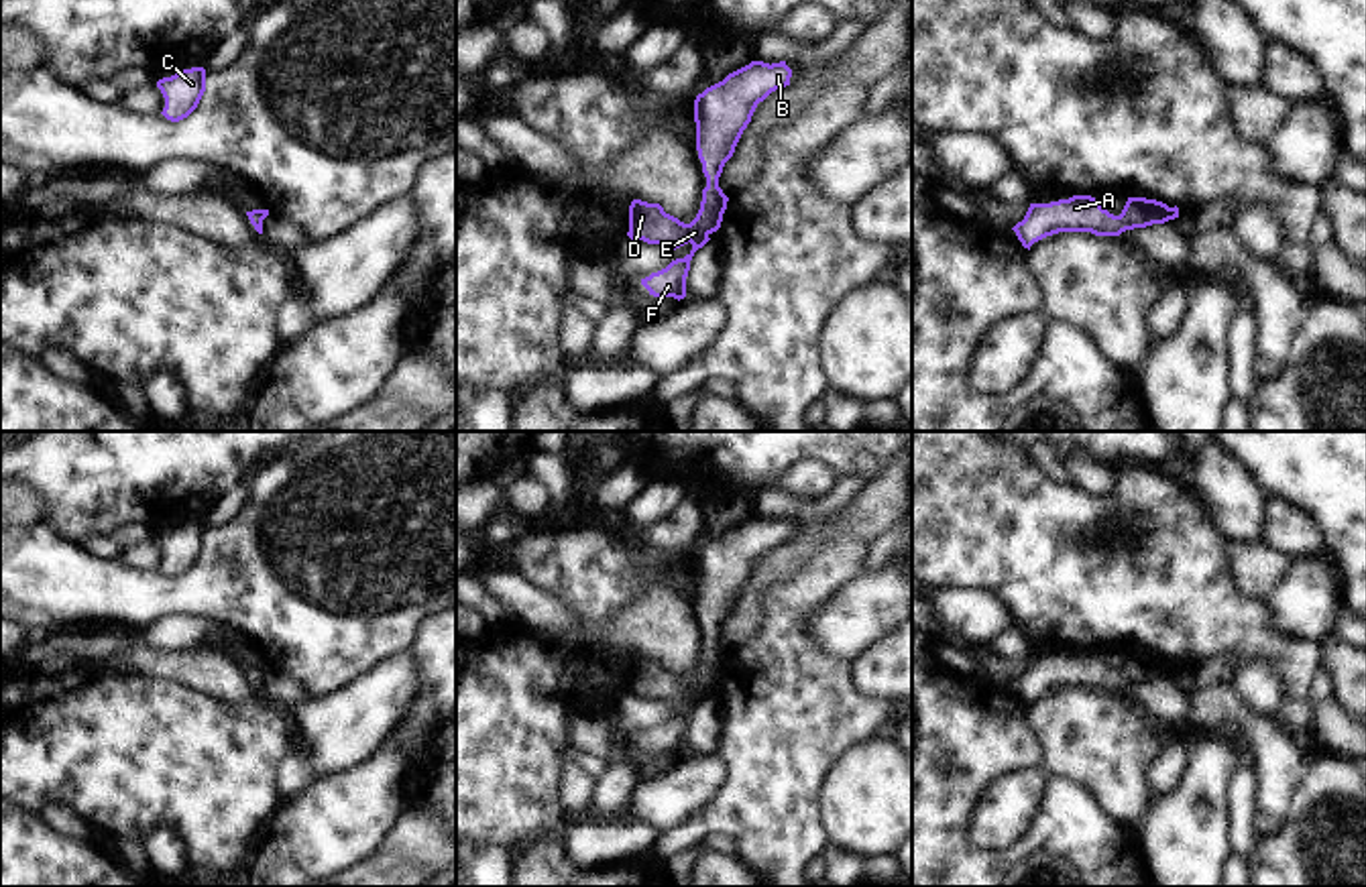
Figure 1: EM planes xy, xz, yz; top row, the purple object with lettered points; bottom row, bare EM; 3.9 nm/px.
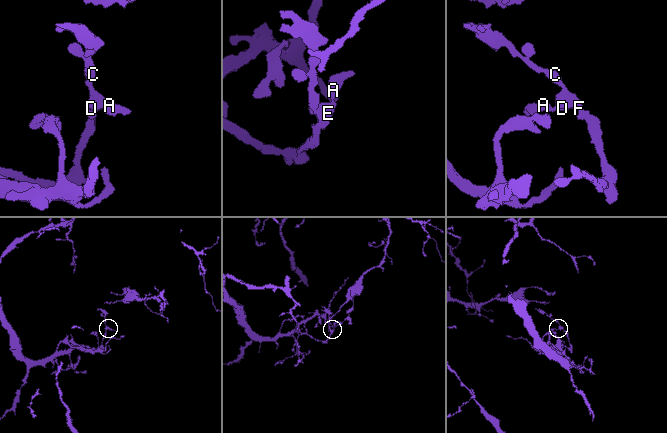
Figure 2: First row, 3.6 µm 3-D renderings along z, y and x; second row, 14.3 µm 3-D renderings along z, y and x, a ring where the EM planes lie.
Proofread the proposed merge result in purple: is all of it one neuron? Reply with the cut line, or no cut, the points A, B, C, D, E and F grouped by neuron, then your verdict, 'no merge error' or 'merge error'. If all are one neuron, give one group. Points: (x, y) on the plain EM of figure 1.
no cut | A B C D E F | no merge error

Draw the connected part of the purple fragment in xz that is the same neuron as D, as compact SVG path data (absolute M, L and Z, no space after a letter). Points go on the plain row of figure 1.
M786 517L749 521L729 529L723 537L706 543L694 555L696 606L706 633L702 657L696 673L690 679L664 667L660 659L633 655L629 661L631 696L660 700L676 706L692 700L684 714L672 716L666 724L641 734L641 741L653 753L686 753L686 732L690 716L702 704L713 688L721 684L729 653L719 643L719 633L725 618L733 612L735 602L751 578L759 557L772 547L790 541L792 525Z

